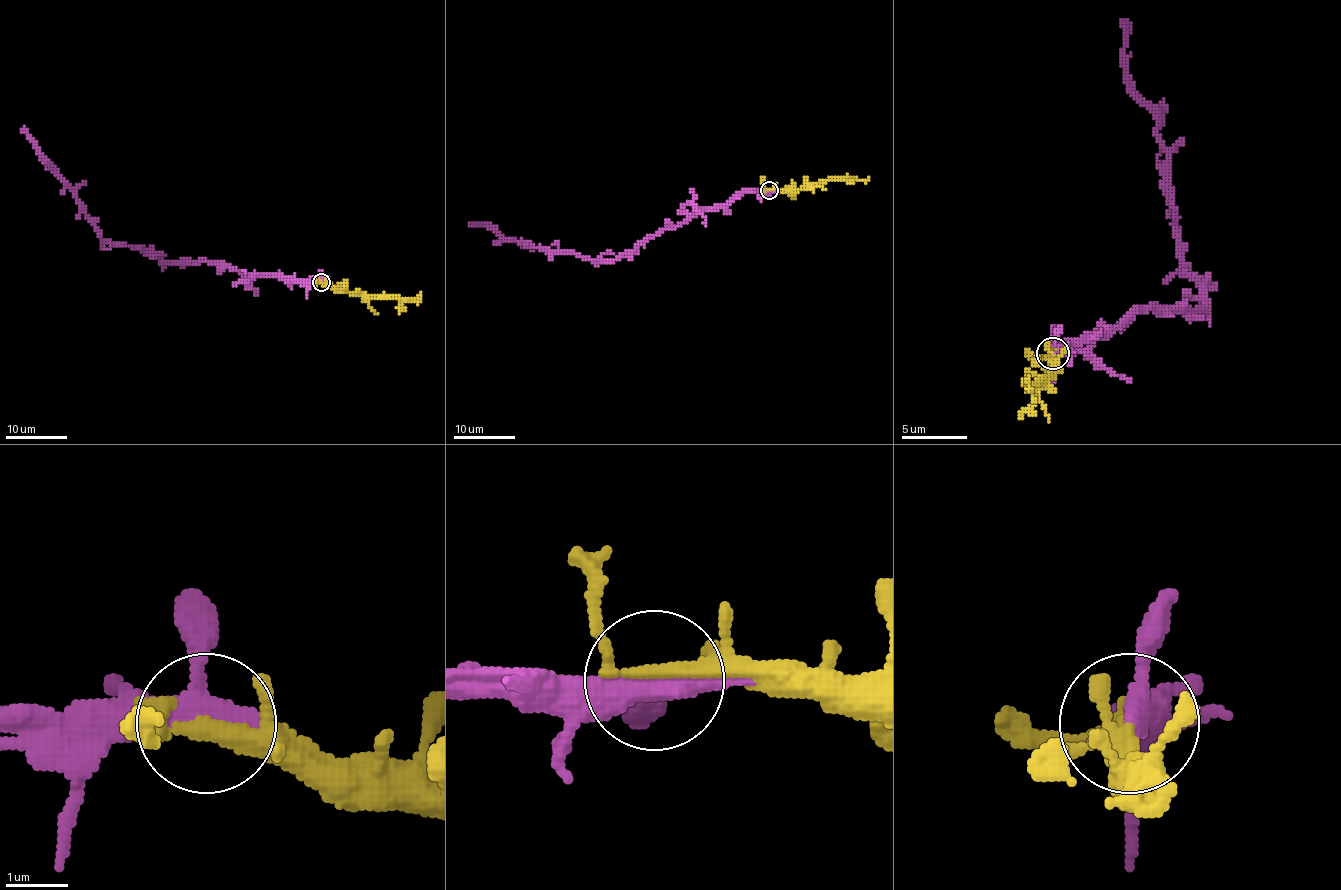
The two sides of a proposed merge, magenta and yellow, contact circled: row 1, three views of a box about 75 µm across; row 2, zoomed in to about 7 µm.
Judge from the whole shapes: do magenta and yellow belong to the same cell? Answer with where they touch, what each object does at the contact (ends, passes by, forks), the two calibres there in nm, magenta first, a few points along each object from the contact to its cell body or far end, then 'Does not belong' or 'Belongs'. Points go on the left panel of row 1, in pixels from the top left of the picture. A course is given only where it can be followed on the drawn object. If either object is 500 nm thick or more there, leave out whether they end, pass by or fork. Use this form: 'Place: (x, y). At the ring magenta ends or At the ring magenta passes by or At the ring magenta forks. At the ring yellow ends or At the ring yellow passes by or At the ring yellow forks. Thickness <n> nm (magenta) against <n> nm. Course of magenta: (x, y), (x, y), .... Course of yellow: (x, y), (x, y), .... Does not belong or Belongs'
Place: (321, 282). At the ring magenta forks. At the ring yellow forks. Thickness 360 nm (magenta) against 200 nm. Course of magenta: (321, 282), (243, 276), (225, 263), (152, 259), (136, 248), (109, 245), (73, 188), (42, 156), (23, 127). Course of yellow: (321, 282), (378, 297), (417, 299), (421, 293). Belongs

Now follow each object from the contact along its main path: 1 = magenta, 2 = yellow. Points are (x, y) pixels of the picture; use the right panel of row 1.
1: (1052, 352), (1104, 339), (1131, 313), (1203, 303), (1187, 273), (1170, 151), (1157, 112), (1131, 82), (1121, 20)
2: (1052, 352), (1052, 372), (1029, 388), (1029, 375)

